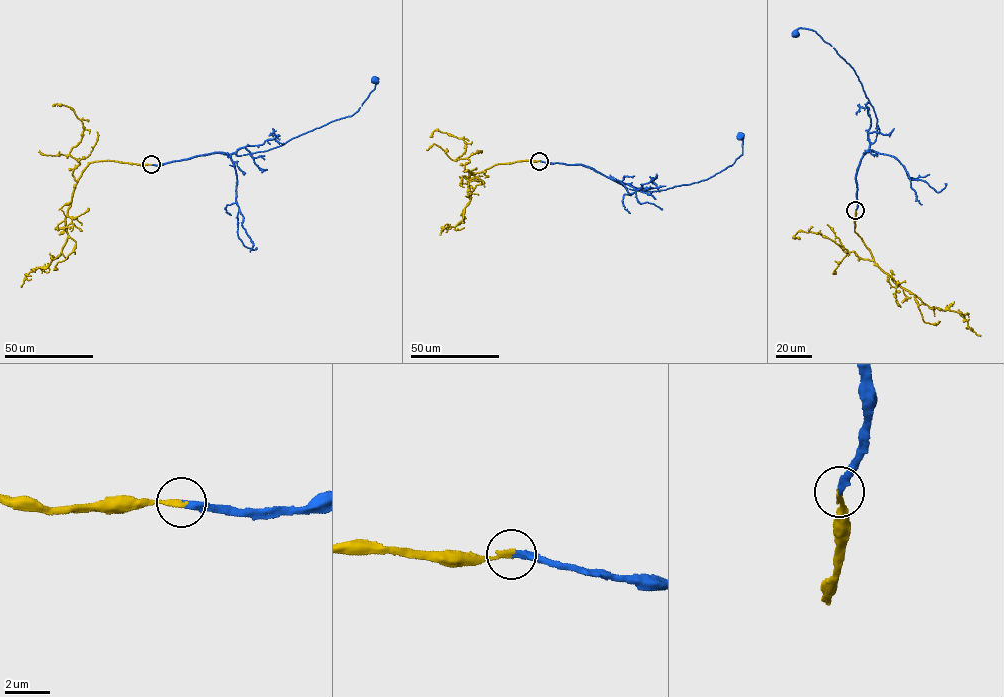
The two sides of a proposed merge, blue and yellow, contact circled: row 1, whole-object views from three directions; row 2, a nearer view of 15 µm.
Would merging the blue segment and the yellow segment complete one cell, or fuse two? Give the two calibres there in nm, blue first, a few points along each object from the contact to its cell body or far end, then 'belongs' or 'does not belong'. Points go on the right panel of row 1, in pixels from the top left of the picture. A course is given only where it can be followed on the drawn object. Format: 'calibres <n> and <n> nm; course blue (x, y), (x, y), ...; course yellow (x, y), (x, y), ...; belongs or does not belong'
calibres 300 and 240 nm; course blue (855, 210), (858, 167), (868, 134), (876, 131), (876, 114), (836, 50), (812, 30), (799, 28), (795, 34); course yellow (855, 210), (854, 231), (880, 268), (930, 307), (963, 314), (969, 327), (980, 336); belongs

